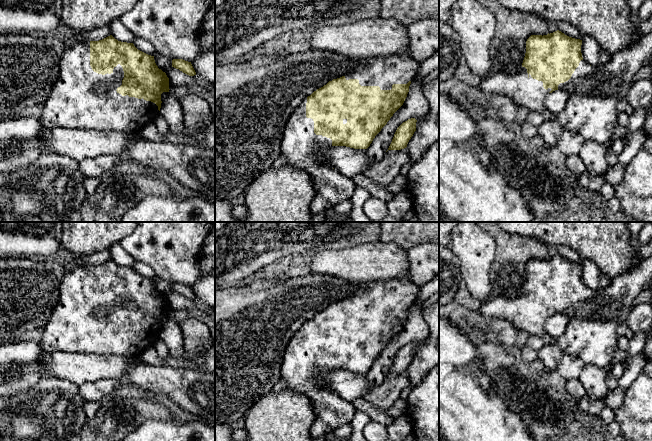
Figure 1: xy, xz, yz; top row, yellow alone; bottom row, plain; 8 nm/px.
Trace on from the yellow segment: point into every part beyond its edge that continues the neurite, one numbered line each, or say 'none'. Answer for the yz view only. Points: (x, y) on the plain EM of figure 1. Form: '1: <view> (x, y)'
1: yz (593, 316)

